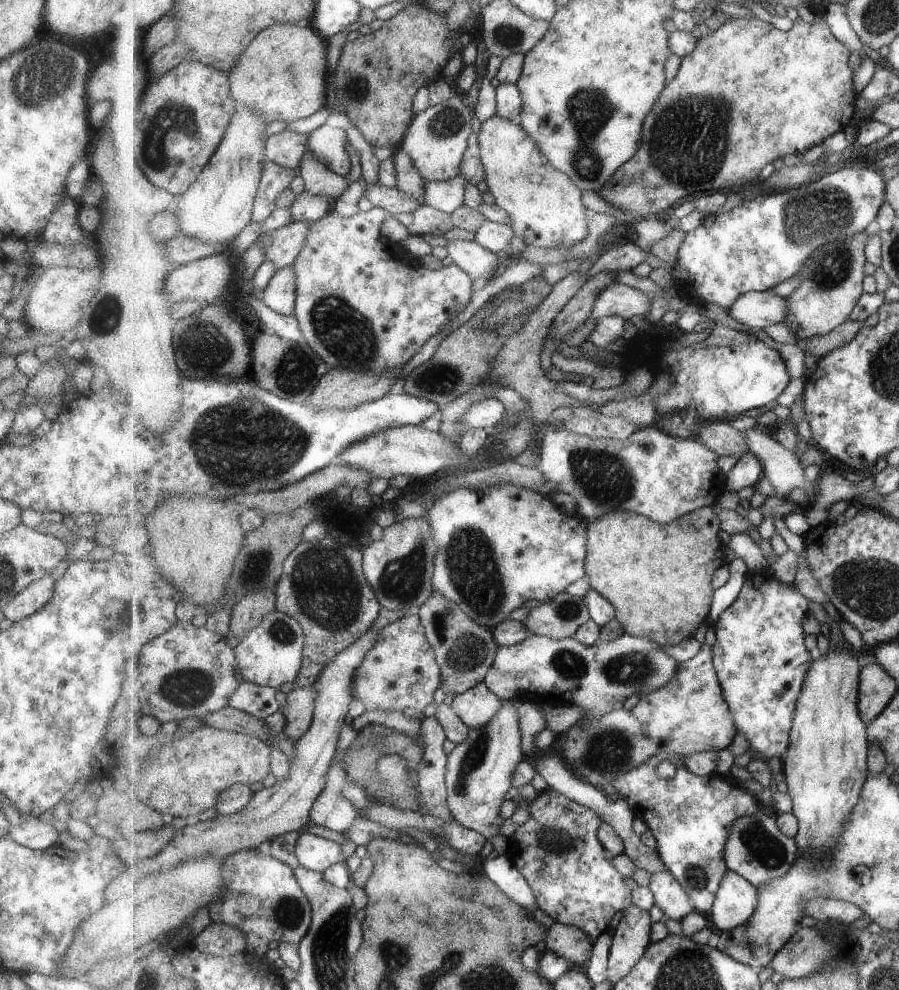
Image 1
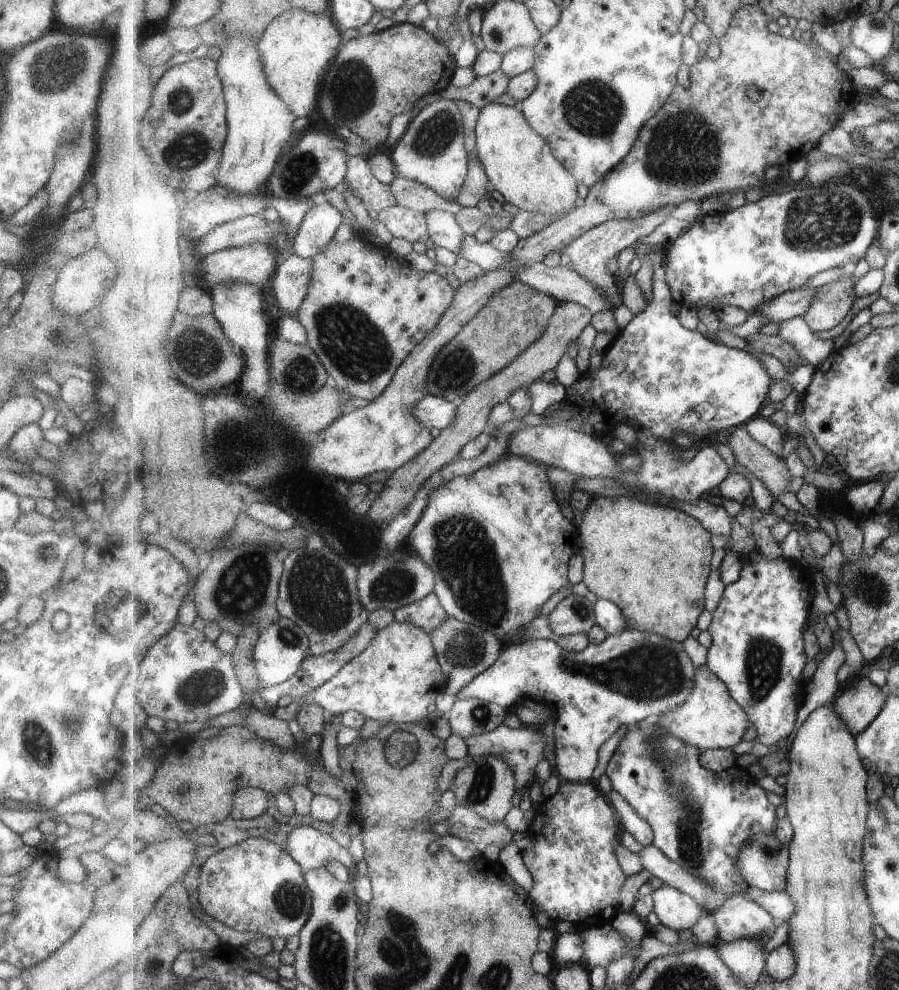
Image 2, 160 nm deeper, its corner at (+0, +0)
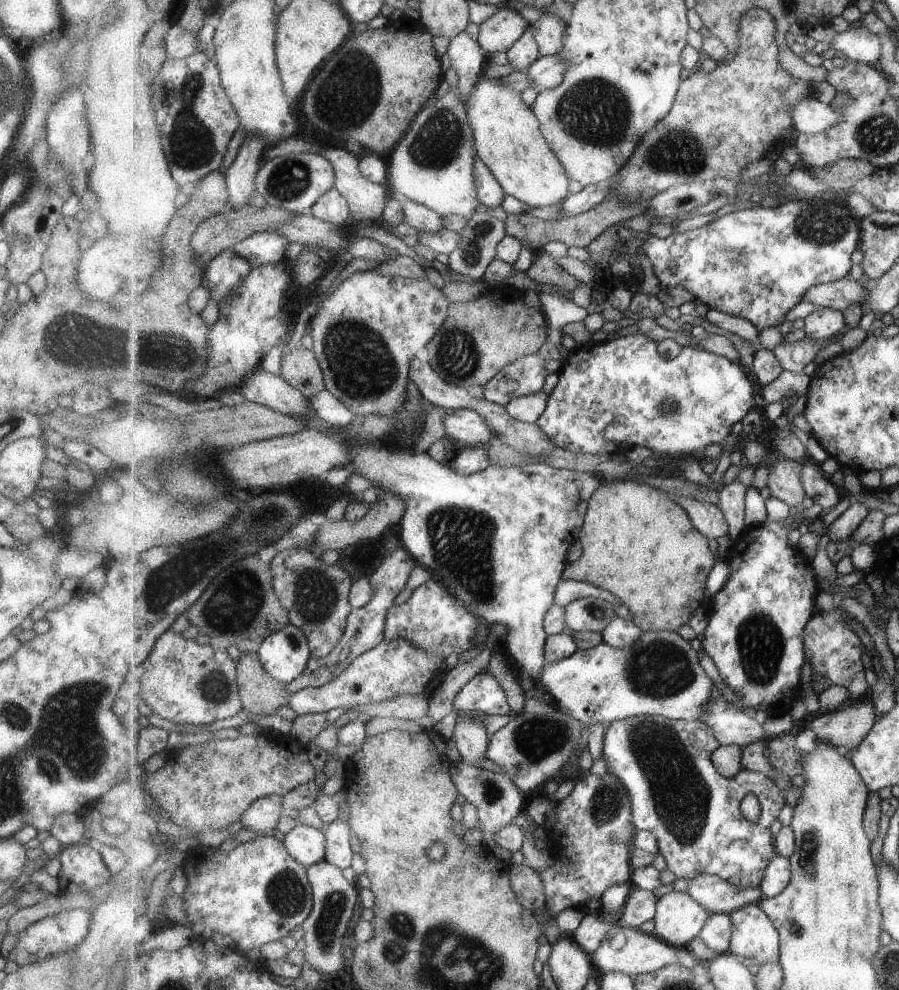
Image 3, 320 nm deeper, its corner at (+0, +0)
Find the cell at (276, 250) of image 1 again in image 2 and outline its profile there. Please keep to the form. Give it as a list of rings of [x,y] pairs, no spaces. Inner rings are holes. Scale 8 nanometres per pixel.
[[[318,200],[304,216],[293,238],[294,252],[303,258],[314,259],[323,253],[343,224],[343,214],[331,202]]]

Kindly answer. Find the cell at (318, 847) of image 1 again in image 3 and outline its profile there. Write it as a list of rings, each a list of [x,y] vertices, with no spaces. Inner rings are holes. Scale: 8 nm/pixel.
[[[298,822],[284,840],[289,854],[303,866],[310,867],[325,860],[325,834],[319,829]]]

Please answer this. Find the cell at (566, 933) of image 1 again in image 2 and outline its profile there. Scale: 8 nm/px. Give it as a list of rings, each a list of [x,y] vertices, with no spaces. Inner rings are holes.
[[[611,924],[602,927],[588,927],[579,930],[583,939],[584,964],[588,968],[608,968],[608,966],[618,958],[623,957],[628,952],[628,946],[621,936],[621,933]]]

